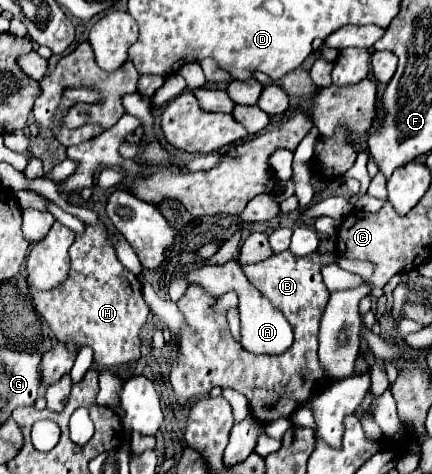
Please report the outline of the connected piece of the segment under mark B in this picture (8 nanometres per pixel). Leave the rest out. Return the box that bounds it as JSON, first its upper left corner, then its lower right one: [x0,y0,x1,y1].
[169,250,335,424]

